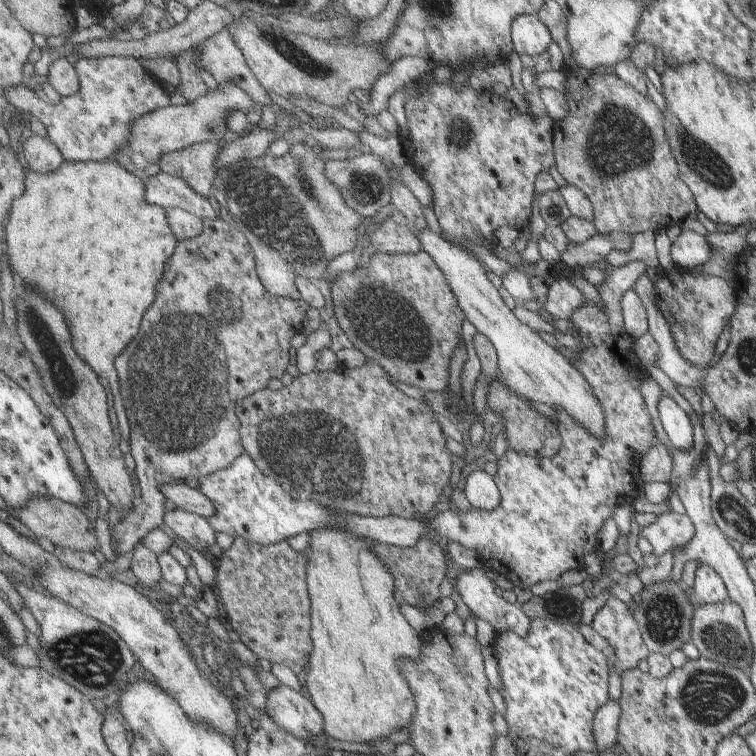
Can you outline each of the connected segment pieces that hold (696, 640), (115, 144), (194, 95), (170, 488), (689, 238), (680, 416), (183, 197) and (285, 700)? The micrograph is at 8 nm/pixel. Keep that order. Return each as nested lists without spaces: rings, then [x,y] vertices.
[[[727,598],[721,603],[699,605],[694,609],[696,610],[696,613],[693,614],[691,622],[692,630],[691,633],[689,633],[689,642],[698,650],[699,656],[708,658],[713,663],[733,666],[733,668],[738,668],[739,670],[748,673],[752,659],[752,648],[750,647],[750,638],[747,629],[745,628],[740,608]]]
[[[134,57],[81,58],[75,68],[80,76],[79,92],[72,97],[62,97],[57,104],[39,98],[25,82],[4,92],[16,109],[27,111],[43,122],[48,136],[62,151],[66,162],[115,159],[117,152],[129,146],[136,118],[169,105],[169,96],[161,80],[144,69]]]
[[[200,48],[181,51],[177,58],[177,68],[180,74],[180,82],[176,90],[185,98],[187,103],[193,103],[207,92],[207,88],[199,77],[199,70],[195,68],[195,61],[198,63]]]
[[[183,482],[165,483],[161,485],[161,494],[165,500],[169,500],[175,509],[181,509],[188,513],[206,519],[214,513],[214,506],[206,496],[203,496],[195,487],[191,488]]]
[[[681,228],[676,238],[670,242],[670,257],[679,268],[691,268],[703,264],[710,255],[704,236]]]
[[[661,394],[657,401],[659,424],[672,447],[683,450],[692,443],[692,428],[685,412],[669,397]]]
[[[159,171],[159,174],[145,177],[147,184],[146,199],[152,205],[168,209],[183,209],[199,219],[213,218],[215,204],[211,199],[198,195],[185,180],[175,175]]]
[[[282,684],[275,690],[268,690],[265,712],[279,729],[293,734],[295,738],[317,737],[324,732],[321,713],[314,707],[312,701]]]

